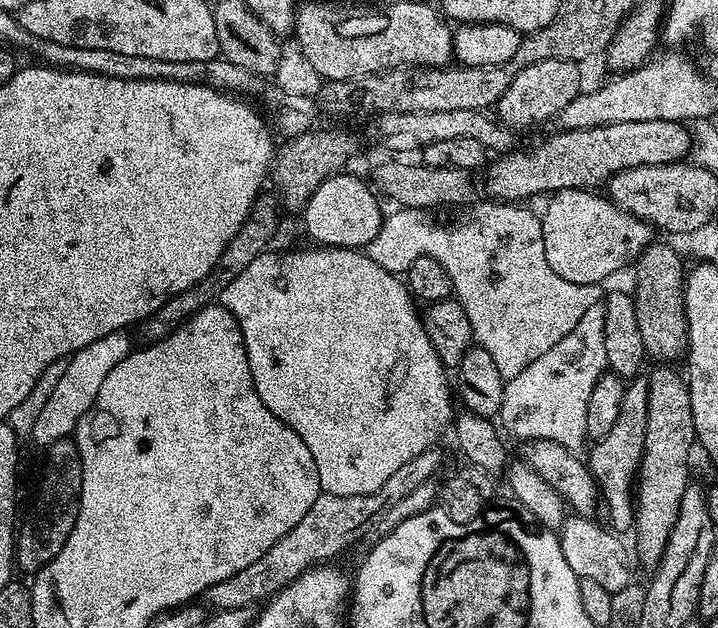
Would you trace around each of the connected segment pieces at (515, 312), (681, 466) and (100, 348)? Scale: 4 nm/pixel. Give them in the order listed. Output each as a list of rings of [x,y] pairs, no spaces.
[[[479,202],[473,204],[467,210],[461,211],[462,214],[457,218],[453,224],[439,224],[434,217],[422,208],[402,208],[397,213],[385,215],[381,222],[381,229],[375,235],[374,240],[366,247],[368,257],[374,262],[378,262],[378,266],[382,266],[382,270],[387,272],[394,272],[397,274],[403,273],[406,268],[406,255],[404,251],[407,248],[413,248],[413,253],[421,256],[432,256],[438,262],[442,262],[442,266],[450,274],[454,285],[454,292],[457,297],[462,298],[462,303],[466,314],[470,318],[470,326],[472,327],[472,339],[479,347],[486,350],[486,354],[490,354],[490,358],[494,358],[494,362],[498,365],[498,374],[502,374],[504,381],[510,381],[522,373],[526,366],[538,358],[542,358],[546,350],[550,350],[550,346],[554,346],[562,338],[566,338],[566,334],[570,334],[570,330],[574,330],[574,326],[578,326],[578,321],[582,319],[582,314],[586,314],[586,310],[590,310],[590,306],[601,303],[602,290],[600,284],[575,284],[574,282],[566,282],[566,278],[562,278],[550,266],[550,262],[546,262],[546,246],[542,242],[542,226],[540,225],[541,217],[536,216],[530,209],[524,208],[528,206],[521,206],[516,202],[488,202],[492,204],[485,204]]]
[[[660,364],[656,366],[651,374],[648,374],[648,394],[647,394],[647,406],[646,410],[646,438],[644,439],[644,457],[640,459],[640,471],[638,473],[638,483],[634,488],[634,507],[636,509],[636,518],[634,521],[634,537],[636,536],[636,552],[634,548],[634,556],[640,559],[640,564],[647,570],[655,570],[660,565],[660,559],[662,554],[666,550],[666,542],[670,540],[670,530],[674,530],[674,522],[678,522],[678,508],[682,506],[682,494],[686,494],[690,483],[690,477],[688,477],[688,447],[694,444],[696,440],[696,431],[694,430],[694,414],[692,413],[692,407],[690,406],[690,396],[688,392],[687,381],[679,374],[670,369],[666,364]]]
[[[127,331],[105,334],[103,338],[90,342],[90,346],[82,346],[82,350],[67,357],[65,364],[68,365],[61,370],[52,393],[45,398],[44,405],[37,410],[36,417],[32,420],[34,443],[47,446],[75,433],[77,421],[82,418],[82,414],[86,414],[86,410],[90,410],[94,398],[98,398],[98,390],[102,387],[102,382],[106,382],[106,374],[110,374],[110,370],[114,370],[122,358],[134,351],[134,343],[128,335]]]

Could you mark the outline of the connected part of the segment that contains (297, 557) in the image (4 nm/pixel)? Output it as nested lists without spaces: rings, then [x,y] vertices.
[[[384,482],[379,492],[370,495],[338,495],[321,491],[302,517],[302,522],[298,522],[290,534],[278,538],[278,542],[274,542],[274,546],[270,546],[270,550],[266,550],[258,562],[250,562],[246,570],[238,570],[238,574],[210,586],[206,593],[207,603],[216,610],[252,608],[294,583],[302,573],[311,572],[316,565],[331,561],[328,559],[338,555],[361,536],[372,518],[374,520],[383,513],[387,507],[388,488],[390,484]]]

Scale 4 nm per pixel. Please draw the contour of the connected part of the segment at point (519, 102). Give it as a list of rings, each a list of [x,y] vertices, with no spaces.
[[[550,58],[532,64],[528,62],[524,66],[521,72],[517,71],[513,75],[510,86],[506,94],[502,94],[498,105],[499,119],[513,130],[532,128],[543,120],[555,121],[557,114],[566,110],[566,106],[570,106],[570,102],[574,102],[574,98],[582,91],[580,72],[576,69],[579,67],[573,61]]]

